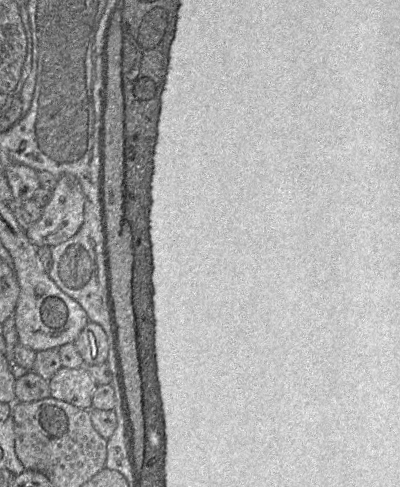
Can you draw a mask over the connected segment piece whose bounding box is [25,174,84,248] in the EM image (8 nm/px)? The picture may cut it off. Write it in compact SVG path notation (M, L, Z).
M63 174L57 178L49 202L42 207L40 218L25 230L26 235L34 246L60 244L72 237L83 222L84 196L78 179L72 174Z

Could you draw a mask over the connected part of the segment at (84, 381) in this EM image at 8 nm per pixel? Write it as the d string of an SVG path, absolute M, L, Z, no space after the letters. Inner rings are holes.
M86 366L78 368L61 367L48 381L50 396L77 408L90 410L96 384Z

